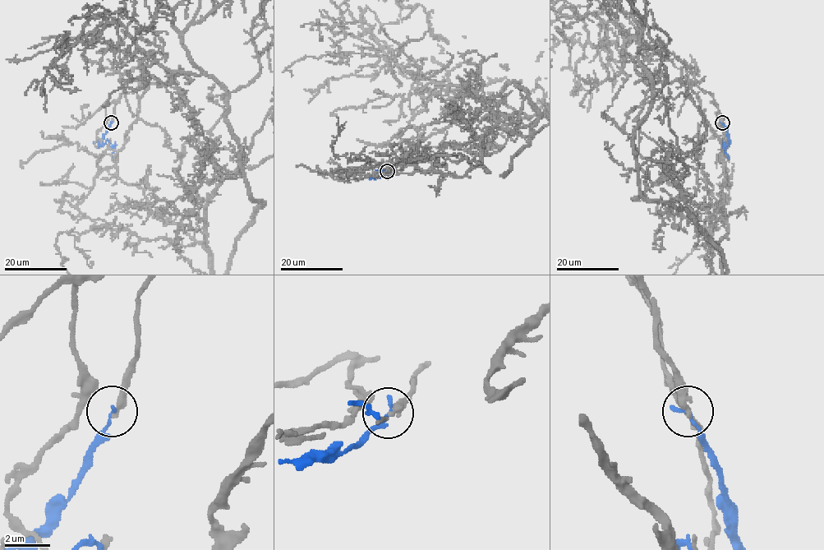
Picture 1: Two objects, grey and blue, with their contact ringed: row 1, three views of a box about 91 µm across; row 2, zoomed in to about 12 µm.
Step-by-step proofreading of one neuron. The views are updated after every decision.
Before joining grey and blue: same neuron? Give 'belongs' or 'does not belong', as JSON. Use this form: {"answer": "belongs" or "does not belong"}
{"answer": "does not belong"}

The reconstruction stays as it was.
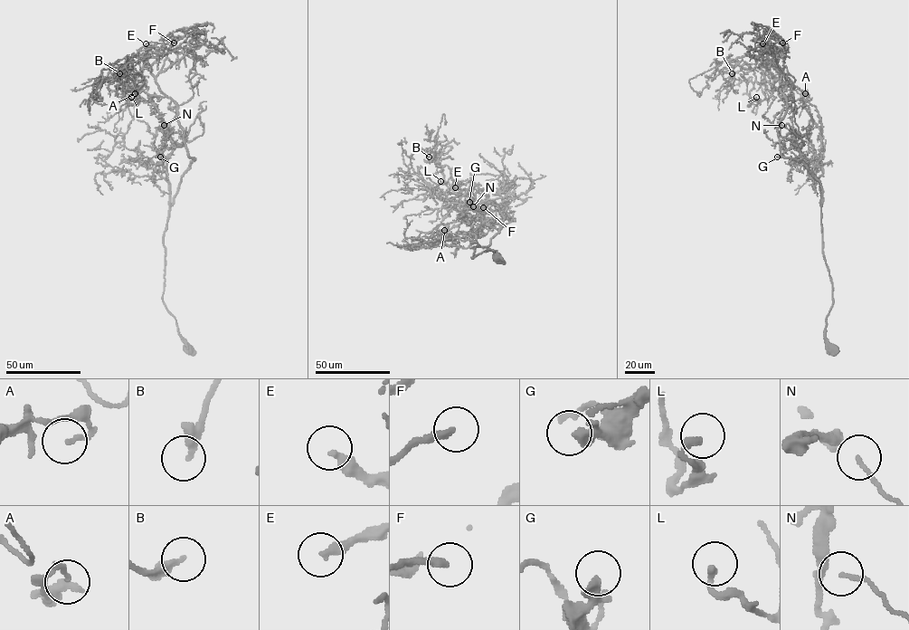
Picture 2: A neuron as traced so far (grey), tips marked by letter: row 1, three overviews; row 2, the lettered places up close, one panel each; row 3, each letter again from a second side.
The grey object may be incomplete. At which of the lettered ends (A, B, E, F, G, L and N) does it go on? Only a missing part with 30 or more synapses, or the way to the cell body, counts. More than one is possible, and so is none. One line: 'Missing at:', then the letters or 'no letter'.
Missing at: E

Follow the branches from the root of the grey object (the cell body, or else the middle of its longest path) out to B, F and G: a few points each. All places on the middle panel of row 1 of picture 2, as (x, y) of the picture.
B: (497, 257), (491, 250), (471, 257), (498, 232), (499, 208), (461, 205), (436, 160), (440, 141), (429, 157)
F: (497, 257), (491, 250), (471, 257), (504, 218), (492, 202), (487, 212), (465, 205), (483, 207)
G: (497, 257), (491, 250), (471, 257), (473, 247), (478, 245), (476, 229), (483, 222), (470, 207), (469, 202)

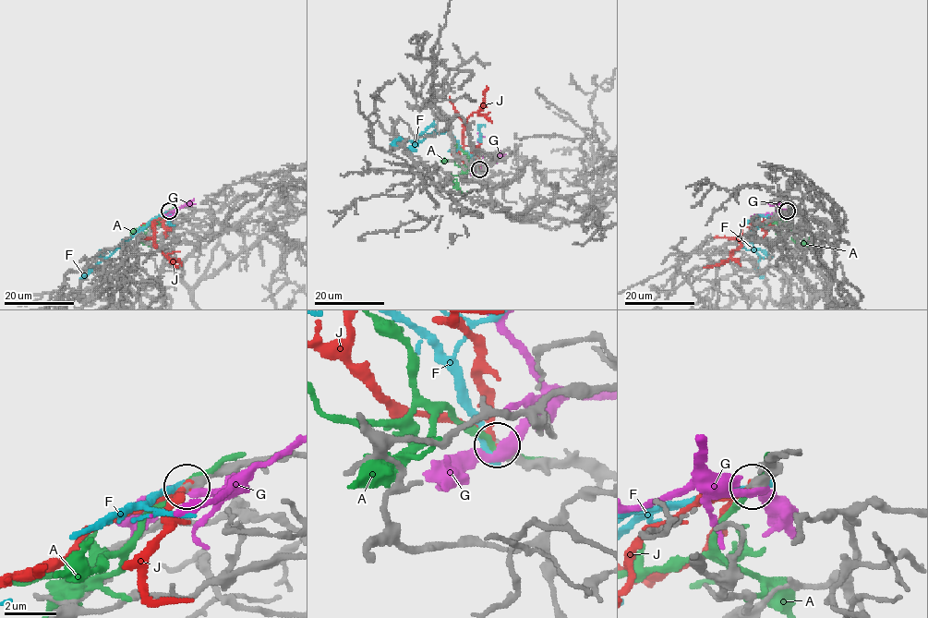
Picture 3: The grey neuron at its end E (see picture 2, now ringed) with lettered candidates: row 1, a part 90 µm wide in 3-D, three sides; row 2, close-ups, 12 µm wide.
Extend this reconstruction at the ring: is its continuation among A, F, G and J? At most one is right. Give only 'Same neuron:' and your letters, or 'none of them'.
Same neuron: J

